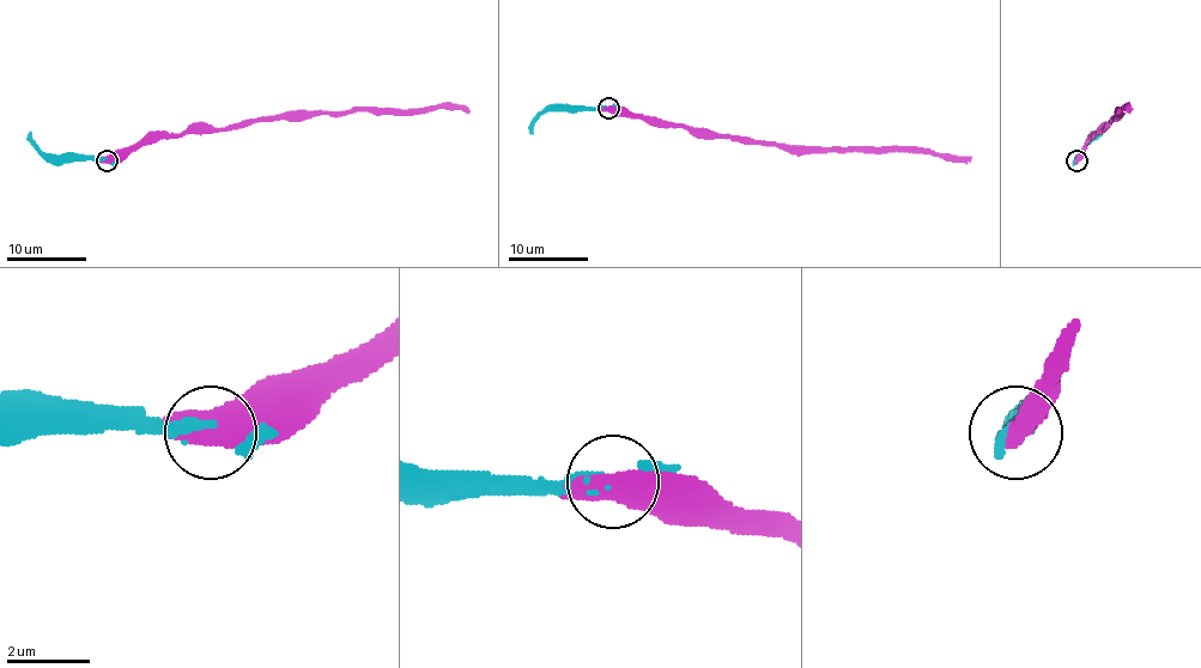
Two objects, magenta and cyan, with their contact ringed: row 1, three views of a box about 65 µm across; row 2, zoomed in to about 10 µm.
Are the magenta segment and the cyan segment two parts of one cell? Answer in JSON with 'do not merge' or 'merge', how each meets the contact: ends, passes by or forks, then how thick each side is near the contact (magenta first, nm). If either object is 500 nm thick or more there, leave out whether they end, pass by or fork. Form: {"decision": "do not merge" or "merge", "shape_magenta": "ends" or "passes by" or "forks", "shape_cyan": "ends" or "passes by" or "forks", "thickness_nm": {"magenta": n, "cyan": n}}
{"decision": "merge", "thickness_nm": {"magenta": 550, "cyan": 170}}

